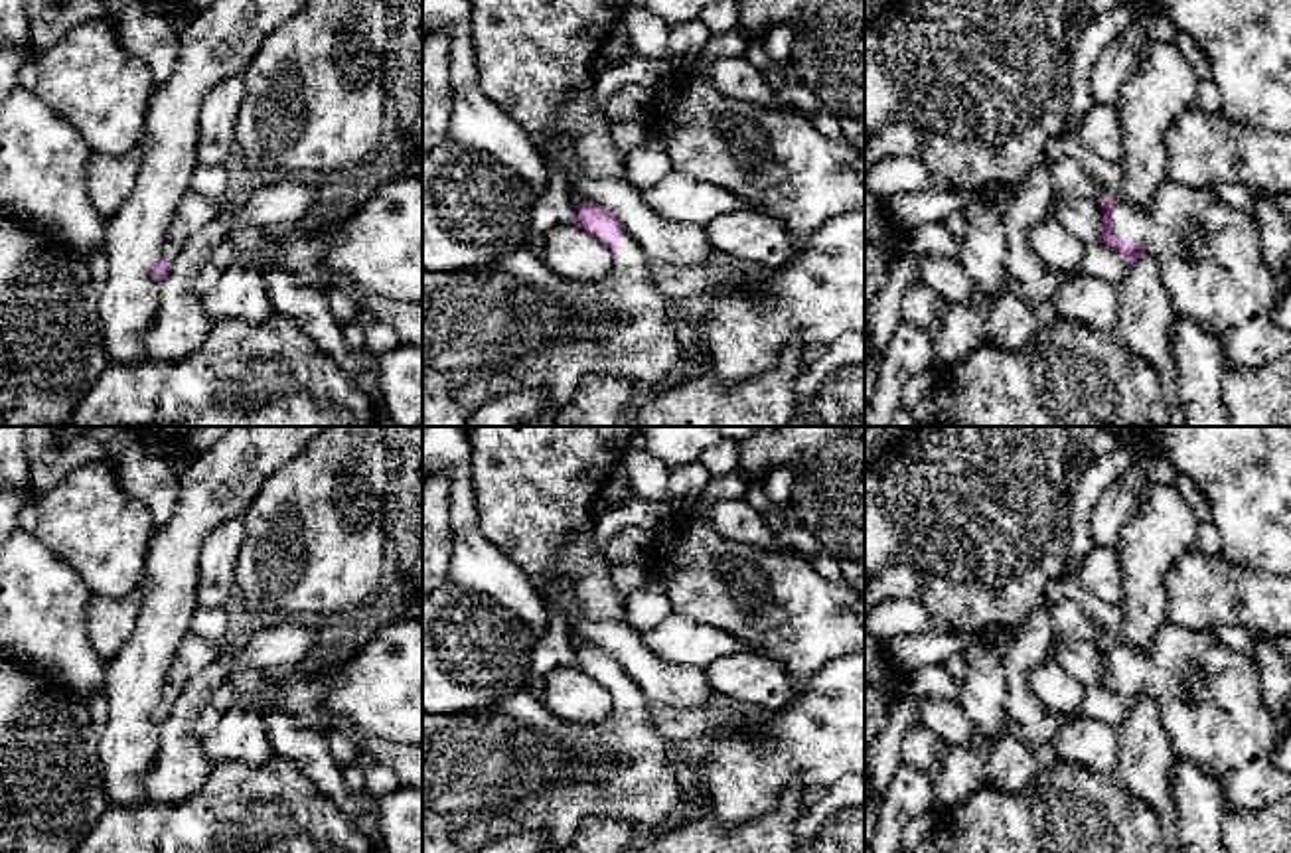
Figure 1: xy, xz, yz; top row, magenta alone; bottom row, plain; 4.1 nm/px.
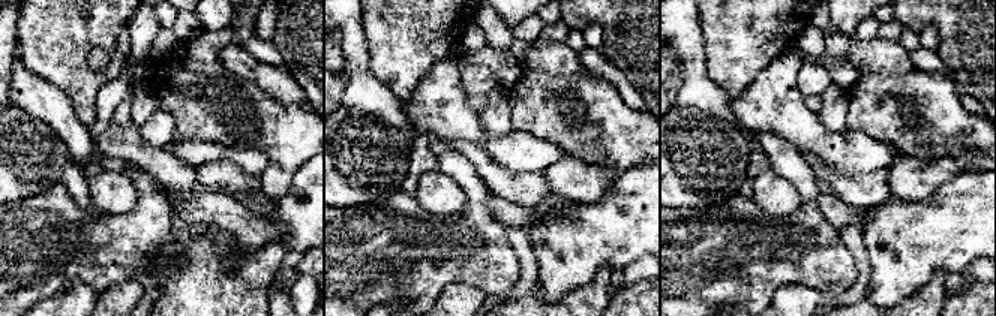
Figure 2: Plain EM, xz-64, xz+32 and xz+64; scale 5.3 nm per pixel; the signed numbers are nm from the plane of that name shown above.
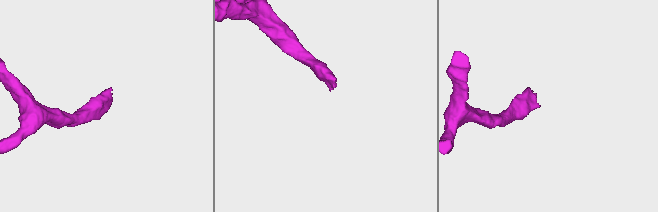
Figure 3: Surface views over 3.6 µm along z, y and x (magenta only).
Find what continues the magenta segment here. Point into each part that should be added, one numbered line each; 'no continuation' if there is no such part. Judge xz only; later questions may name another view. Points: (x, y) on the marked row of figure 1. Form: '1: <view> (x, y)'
1: xz (510, 326)

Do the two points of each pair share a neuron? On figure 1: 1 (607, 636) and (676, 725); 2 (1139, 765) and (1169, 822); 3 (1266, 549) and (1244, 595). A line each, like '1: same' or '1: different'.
1: different
2: same
3: different

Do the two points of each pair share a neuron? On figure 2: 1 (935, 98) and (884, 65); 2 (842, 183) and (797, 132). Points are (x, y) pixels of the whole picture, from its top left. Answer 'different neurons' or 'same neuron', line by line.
1: different neurons
2: different neurons

